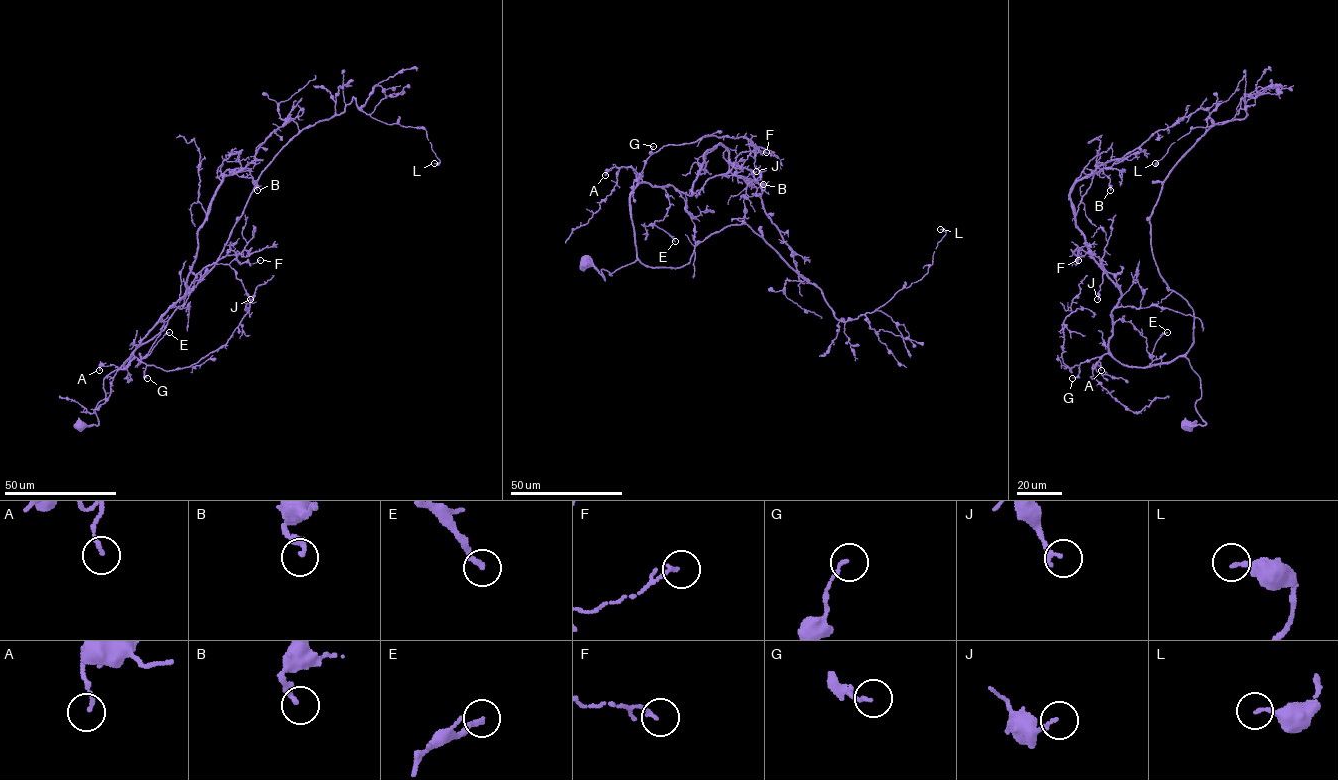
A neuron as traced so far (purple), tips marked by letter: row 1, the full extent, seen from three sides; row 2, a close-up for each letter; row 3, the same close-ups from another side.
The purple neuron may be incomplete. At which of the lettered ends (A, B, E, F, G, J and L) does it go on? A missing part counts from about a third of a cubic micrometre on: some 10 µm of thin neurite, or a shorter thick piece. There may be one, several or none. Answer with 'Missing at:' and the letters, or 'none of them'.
Missing at: none of them

